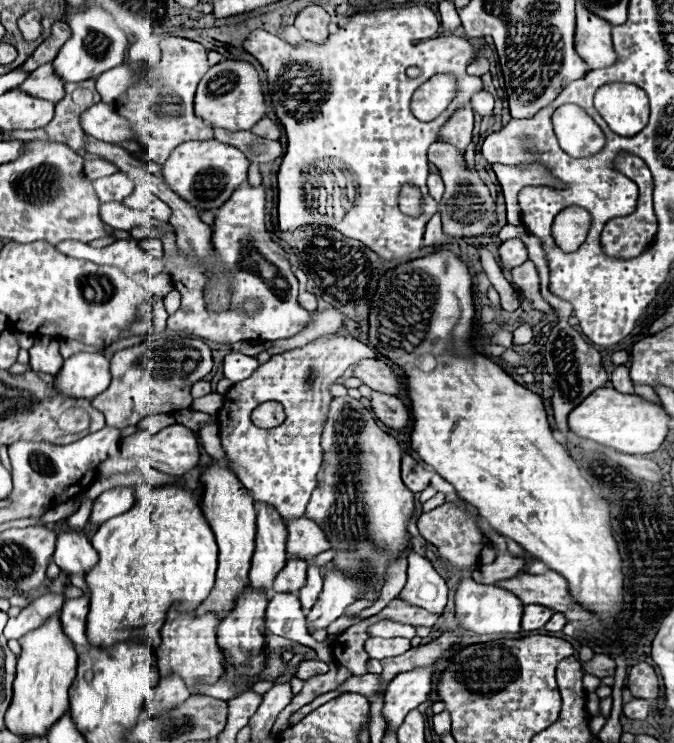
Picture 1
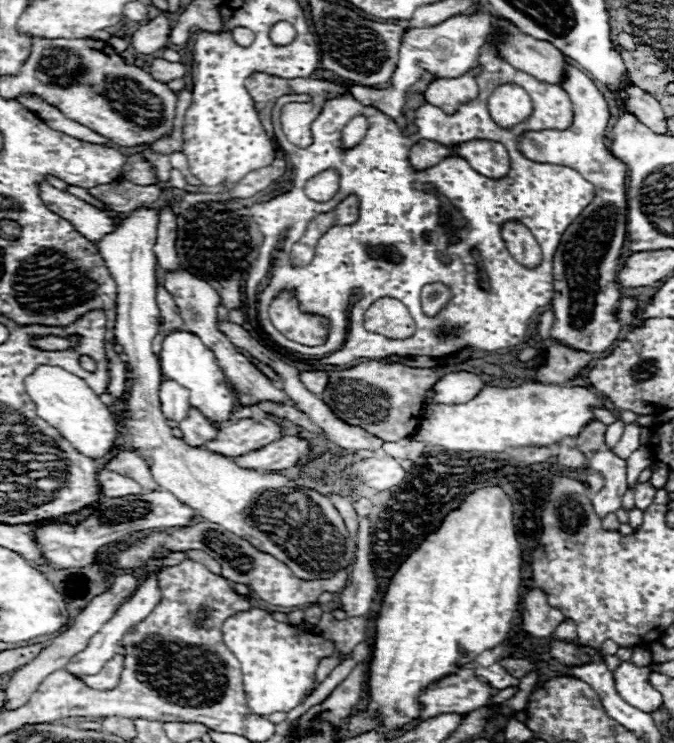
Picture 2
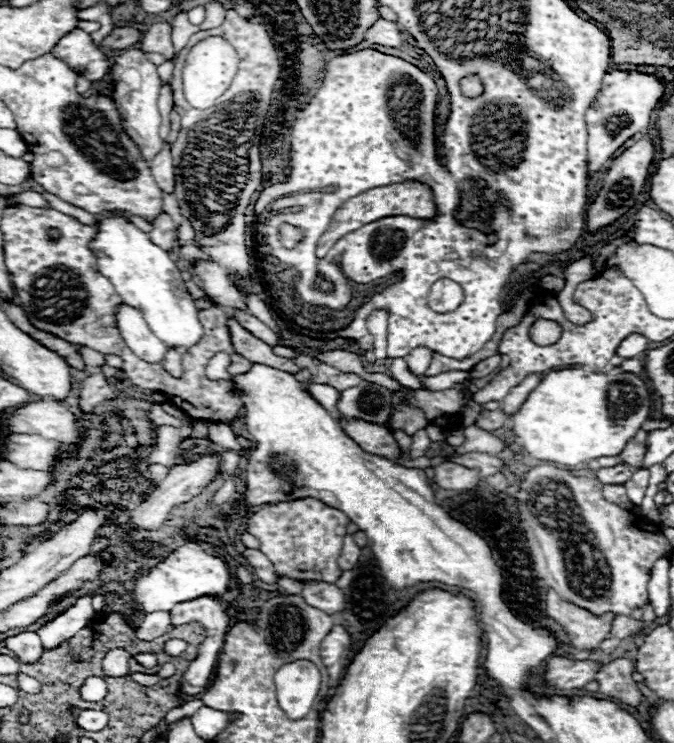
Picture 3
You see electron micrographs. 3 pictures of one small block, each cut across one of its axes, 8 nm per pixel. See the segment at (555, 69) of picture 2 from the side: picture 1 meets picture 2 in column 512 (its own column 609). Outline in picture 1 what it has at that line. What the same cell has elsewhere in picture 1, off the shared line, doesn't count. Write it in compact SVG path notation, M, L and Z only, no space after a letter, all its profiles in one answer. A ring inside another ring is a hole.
M576 4L576 28L576 52L590 66L590 70L616 64L616 52L610 38L612 26L606 20L592 16L592 12Z

